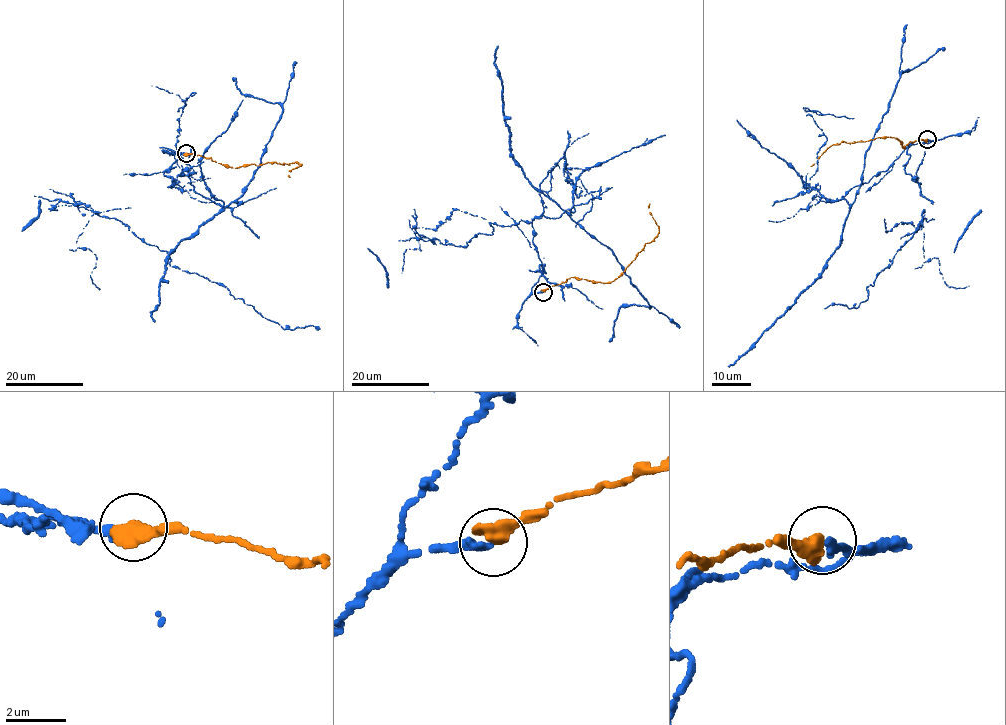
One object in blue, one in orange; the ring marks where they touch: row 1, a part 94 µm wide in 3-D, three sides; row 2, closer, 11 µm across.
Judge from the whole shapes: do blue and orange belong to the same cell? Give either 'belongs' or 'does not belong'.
does not belong

